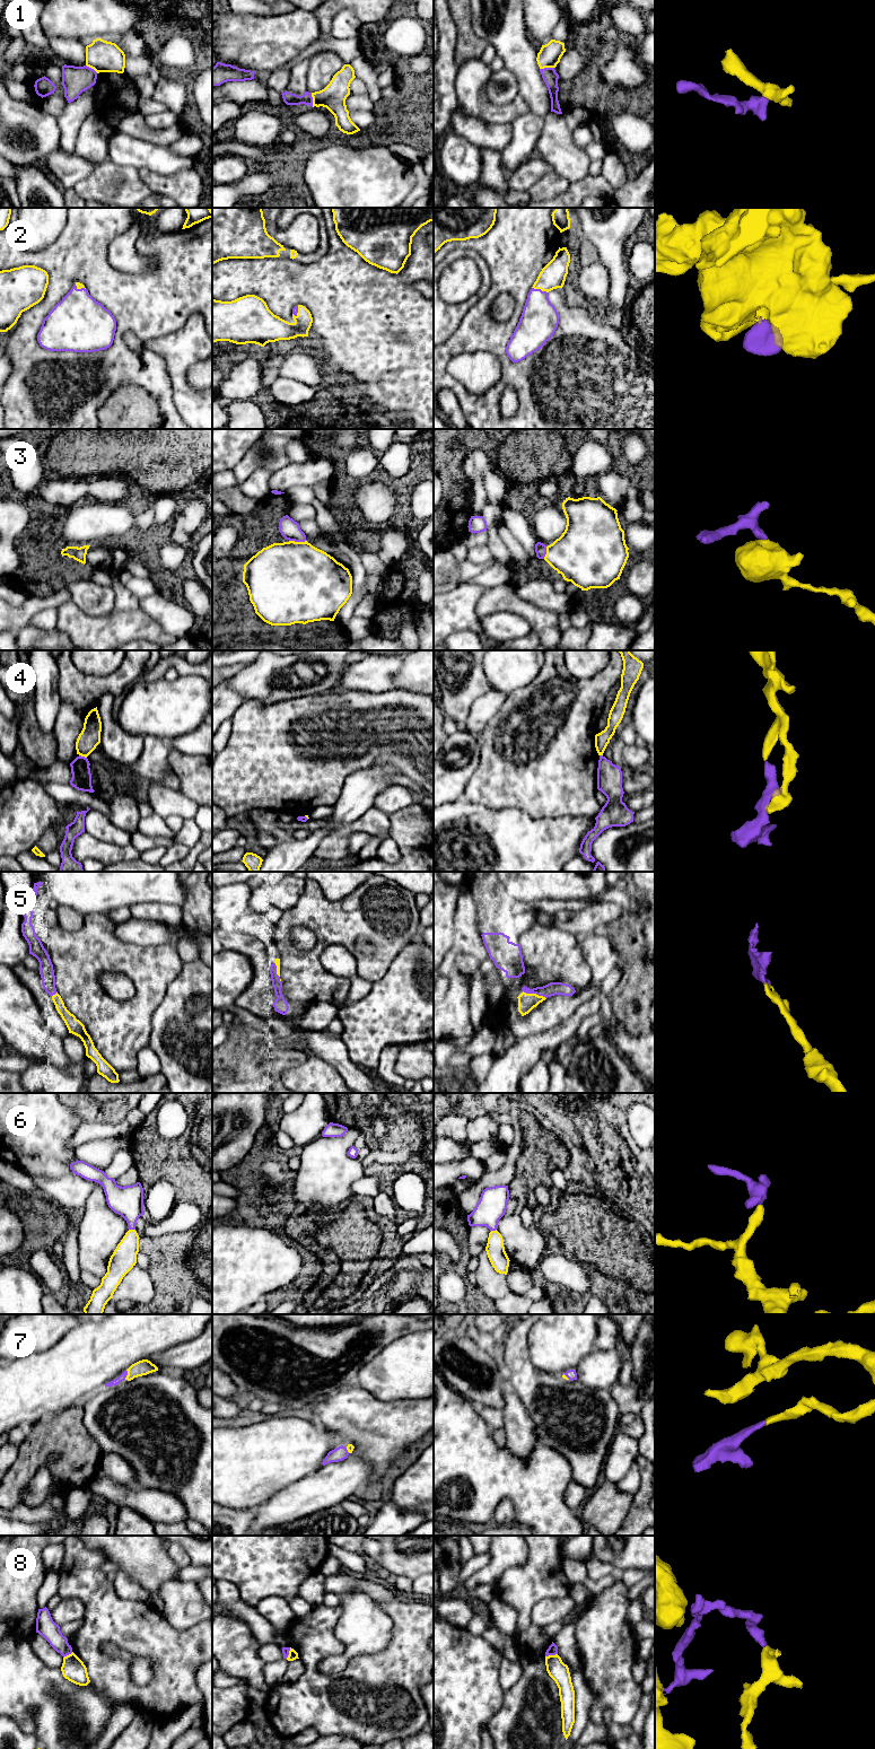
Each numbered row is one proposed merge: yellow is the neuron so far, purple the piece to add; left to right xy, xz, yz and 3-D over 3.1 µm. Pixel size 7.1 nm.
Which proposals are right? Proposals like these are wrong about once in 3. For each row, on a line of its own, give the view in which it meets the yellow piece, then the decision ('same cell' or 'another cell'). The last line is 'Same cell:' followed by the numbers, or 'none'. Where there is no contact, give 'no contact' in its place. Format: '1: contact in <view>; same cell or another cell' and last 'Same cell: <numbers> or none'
1: contact in xz; another cell
2: contact in yz; same cell
3: contact in xz; same cell
4: contact in xy; another cell
5: contact in yz; same cell
6: contact in xy; same cell
7: contact in xy; same cell
8: contact in yz; another cell
Same cell: 2, 3, 5, 6, 7

